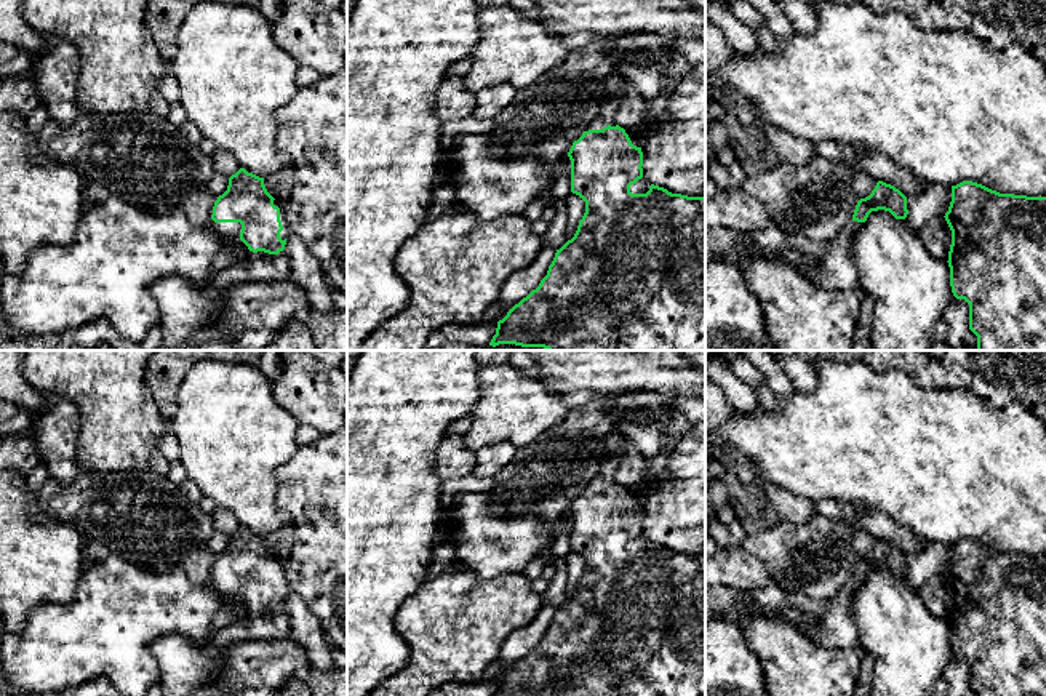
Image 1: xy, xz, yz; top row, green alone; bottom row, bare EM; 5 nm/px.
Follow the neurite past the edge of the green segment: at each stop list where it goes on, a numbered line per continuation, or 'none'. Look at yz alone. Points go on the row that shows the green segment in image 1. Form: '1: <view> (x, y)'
1: yz (834, 271)

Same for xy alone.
1: xy (259, 266)

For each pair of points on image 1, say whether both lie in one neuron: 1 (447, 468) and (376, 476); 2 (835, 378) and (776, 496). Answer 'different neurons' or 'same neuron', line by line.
1: different neurons
2: different neurons

